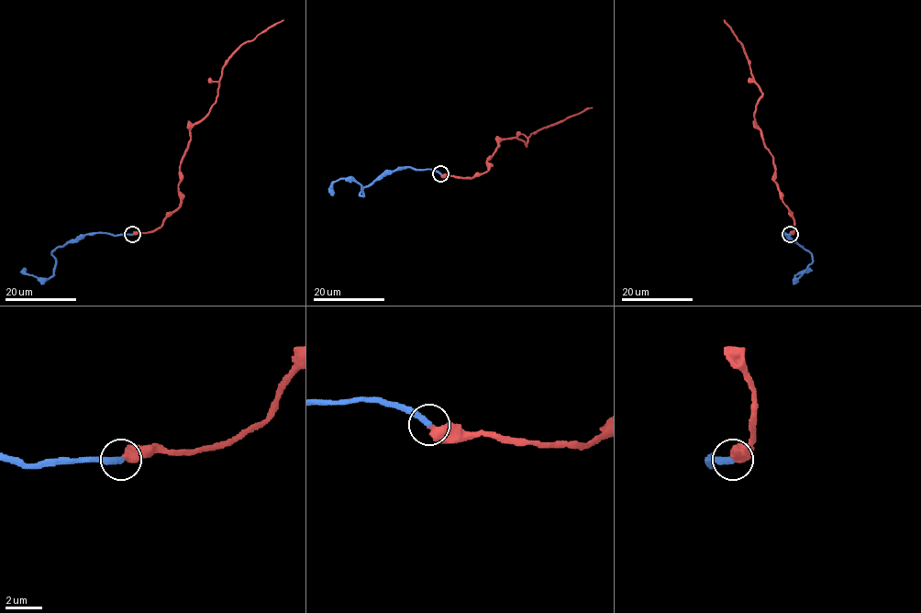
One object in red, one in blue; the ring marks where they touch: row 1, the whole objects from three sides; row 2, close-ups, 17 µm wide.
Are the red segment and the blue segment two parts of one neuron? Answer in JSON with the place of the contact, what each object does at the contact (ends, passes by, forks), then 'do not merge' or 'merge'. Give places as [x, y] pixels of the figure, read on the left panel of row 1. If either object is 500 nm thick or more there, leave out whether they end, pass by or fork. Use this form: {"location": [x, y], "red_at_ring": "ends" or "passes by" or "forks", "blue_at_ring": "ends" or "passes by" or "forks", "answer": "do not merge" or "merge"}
{"location": [132, 234], "answer": "merge"}

